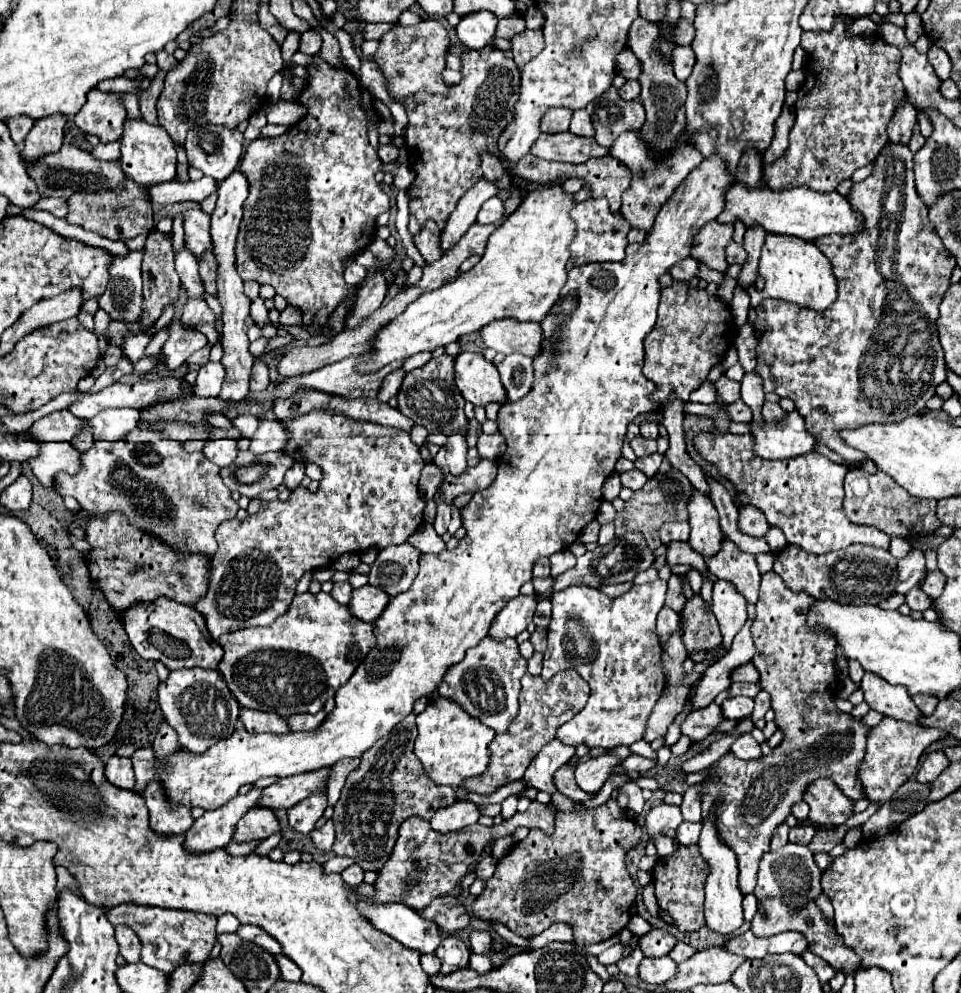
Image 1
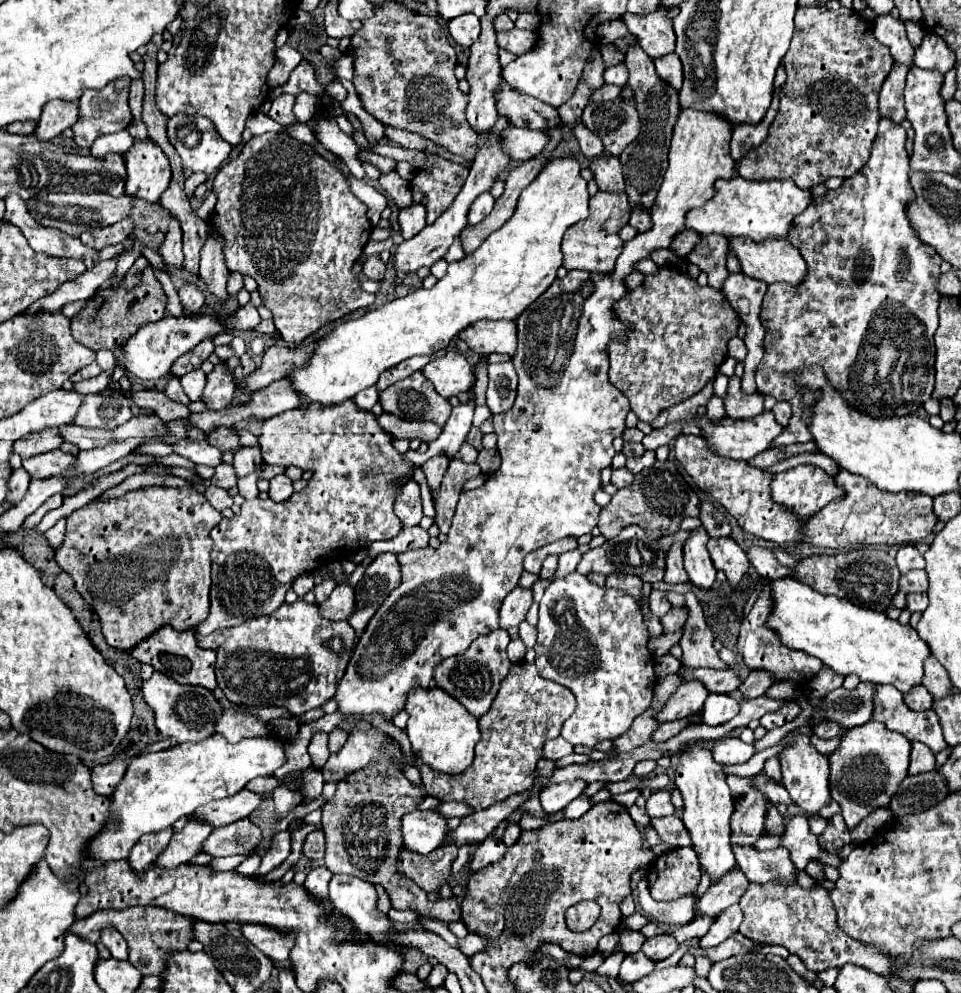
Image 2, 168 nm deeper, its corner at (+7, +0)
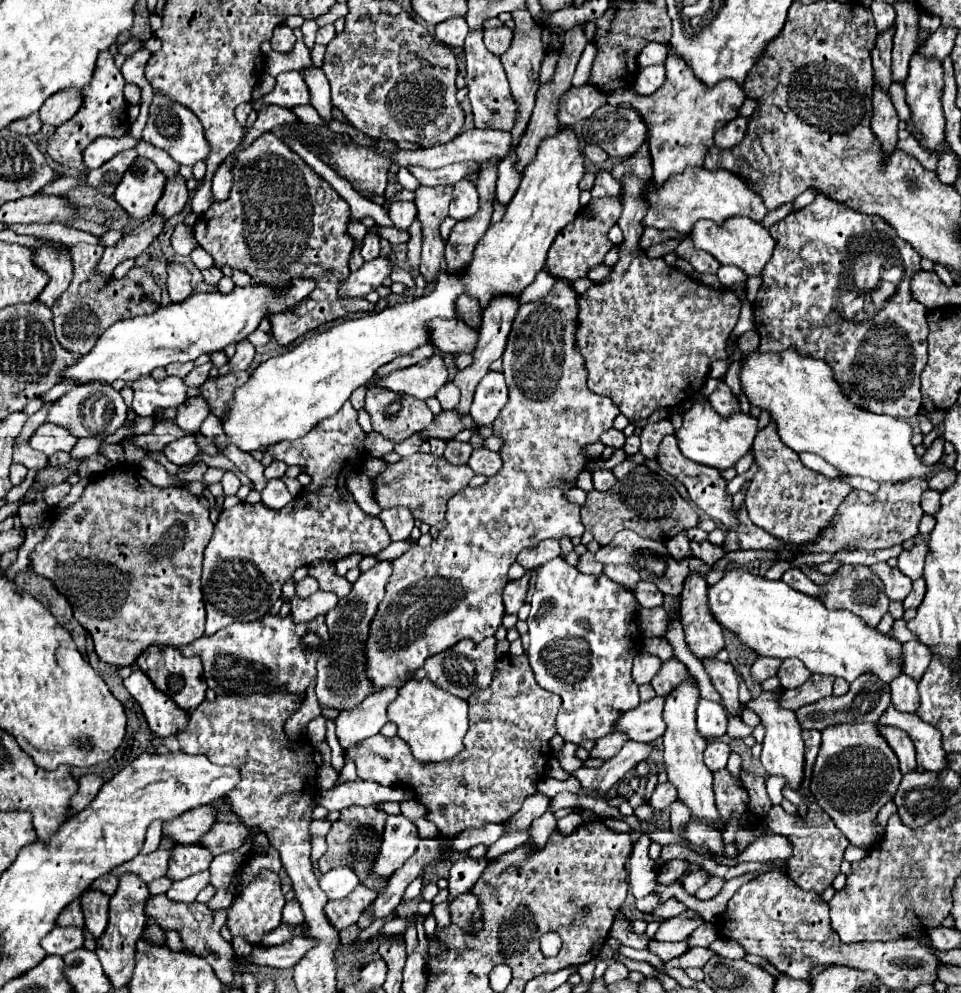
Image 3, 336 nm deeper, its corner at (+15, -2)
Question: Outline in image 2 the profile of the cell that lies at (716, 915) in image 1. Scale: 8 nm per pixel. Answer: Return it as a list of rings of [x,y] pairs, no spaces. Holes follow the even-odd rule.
[[[696,744],[684,748],[678,768],[676,786],[684,796],[684,826],[690,832],[692,848],[700,860],[700,866],[710,876],[710,884],[722,880],[734,868],[734,852],[730,846],[730,814],[734,810],[734,798],[726,784],[726,776],[718,762],[714,762],[708,746]]]

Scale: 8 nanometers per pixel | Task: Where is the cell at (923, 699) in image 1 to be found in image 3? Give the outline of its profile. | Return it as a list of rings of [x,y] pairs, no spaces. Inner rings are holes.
[[[900,674],[890,682],[890,694],[892,694],[892,706],[900,712],[916,712],[916,708],[920,706],[916,680],[912,680],[906,674]]]

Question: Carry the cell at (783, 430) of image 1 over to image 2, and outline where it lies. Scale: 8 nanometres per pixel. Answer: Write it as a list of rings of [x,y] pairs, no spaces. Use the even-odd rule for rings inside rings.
[[[700,406],[697,409],[697,415],[701,418],[700,428],[702,428],[702,436],[708,440],[708,444],[712,446],[712,450],[716,450],[720,456],[724,458],[732,458],[732,460],[752,460],[754,456],[758,456],[760,452],[768,450],[774,442],[776,436],[780,436],[784,432],[784,426],[776,422],[772,412],[764,412],[752,420],[734,420],[734,418],[724,418],[718,424],[712,424],[705,419],[706,407]]]

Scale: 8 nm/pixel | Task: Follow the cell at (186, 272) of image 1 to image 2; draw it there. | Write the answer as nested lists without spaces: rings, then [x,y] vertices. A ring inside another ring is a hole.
[[[172,220],[168,234],[160,246],[160,256],[164,258],[166,264],[180,268],[184,264],[184,254],[182,254],[182,230],[178,220]]]

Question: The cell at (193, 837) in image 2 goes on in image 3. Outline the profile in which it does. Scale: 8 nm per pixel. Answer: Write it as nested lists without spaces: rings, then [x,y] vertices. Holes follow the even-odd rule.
[[[156,850],[156,852],[148,854],[148,856],[138,854],[136,858],[132,858],[132,860],[124,862],[124,864],[116,866],[112,870],[112,874],[116,878],[120,878],[122,874],[128,874],[130,872],[130,874],[136,874],[142,882],[150,884],[152,880],[164,876],[164,872],[168,868],[168,856],[170,854],[172,854],[172,850]]]

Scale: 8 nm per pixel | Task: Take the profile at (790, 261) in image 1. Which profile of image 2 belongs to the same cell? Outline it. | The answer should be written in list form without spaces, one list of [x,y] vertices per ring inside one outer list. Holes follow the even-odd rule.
[[[728,238],[732,252],[736,252],[742,272],[750,278],[758,278],[764,280],[766,284],[774,284],[774,282],[786,282],[790,286],[798,286],[800,282],[804,282],[806,274],[808,274],[808,266],[800,254],[800,250],[796,246],[792,246],[788,240],[784,242],[752,242],[750,238]]]

